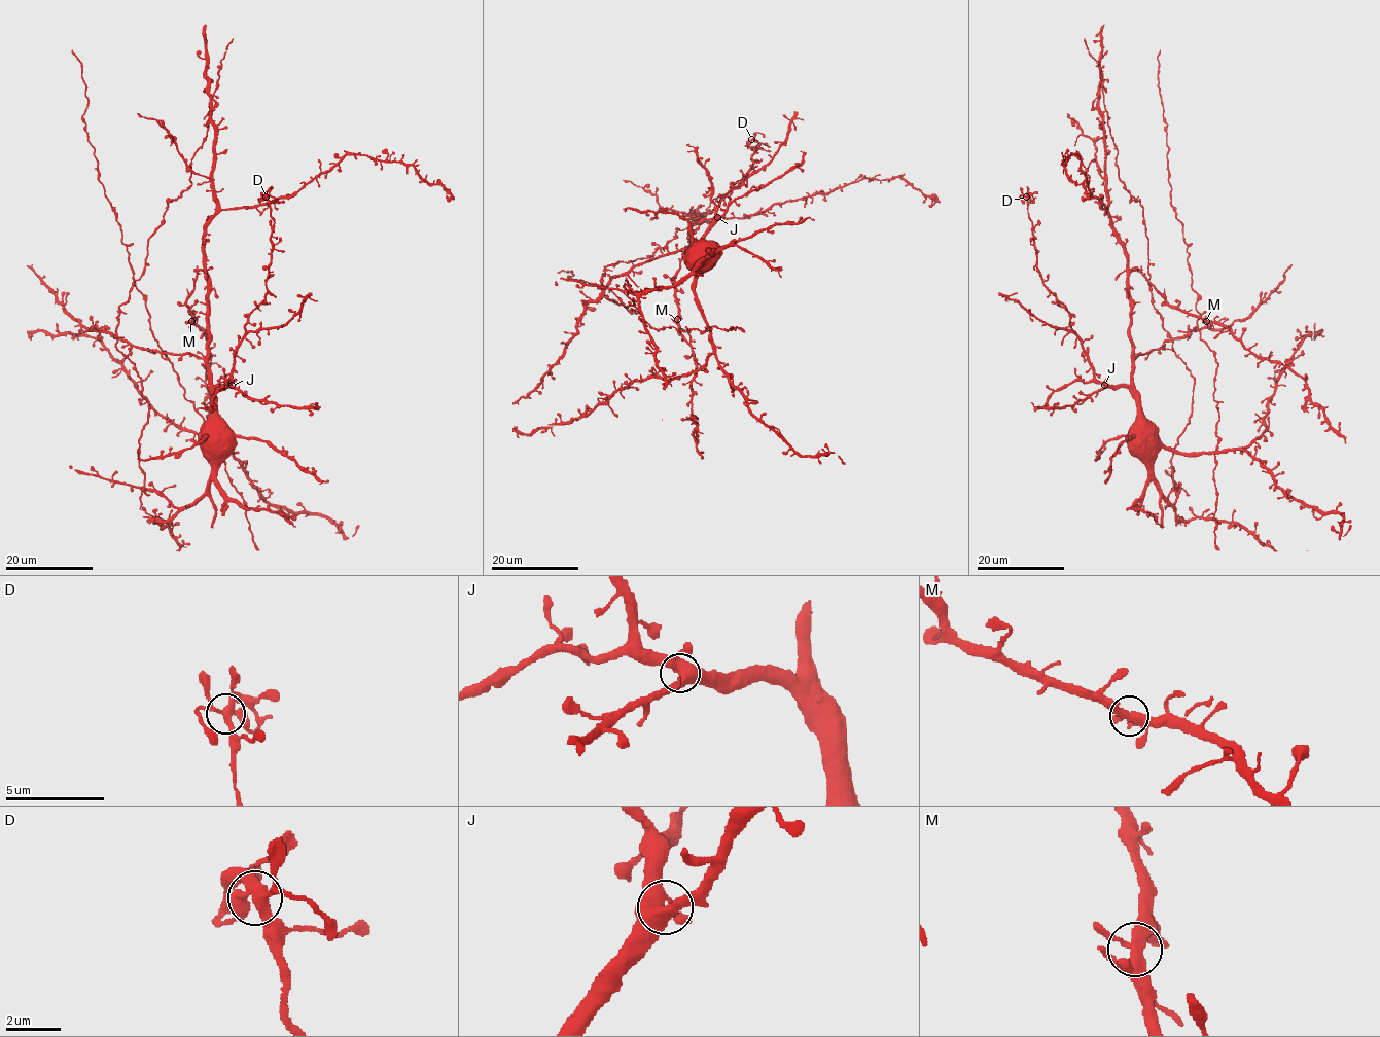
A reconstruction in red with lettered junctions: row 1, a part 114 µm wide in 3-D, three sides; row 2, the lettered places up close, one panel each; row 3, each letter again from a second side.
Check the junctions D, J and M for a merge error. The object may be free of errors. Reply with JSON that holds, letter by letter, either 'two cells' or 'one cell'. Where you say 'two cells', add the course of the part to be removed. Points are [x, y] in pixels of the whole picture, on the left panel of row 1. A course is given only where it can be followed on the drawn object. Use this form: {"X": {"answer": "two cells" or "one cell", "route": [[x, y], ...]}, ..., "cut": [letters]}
{"D": {"answer": "one cell"}, "J": {"answer": "one cell"}, "M": {"answer": "one cell"}, "cut": []}

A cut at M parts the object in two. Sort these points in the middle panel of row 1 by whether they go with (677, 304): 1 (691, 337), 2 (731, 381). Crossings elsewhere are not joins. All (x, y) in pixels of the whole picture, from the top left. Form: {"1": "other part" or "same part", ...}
{"1": "other part", "2": "same part"}

